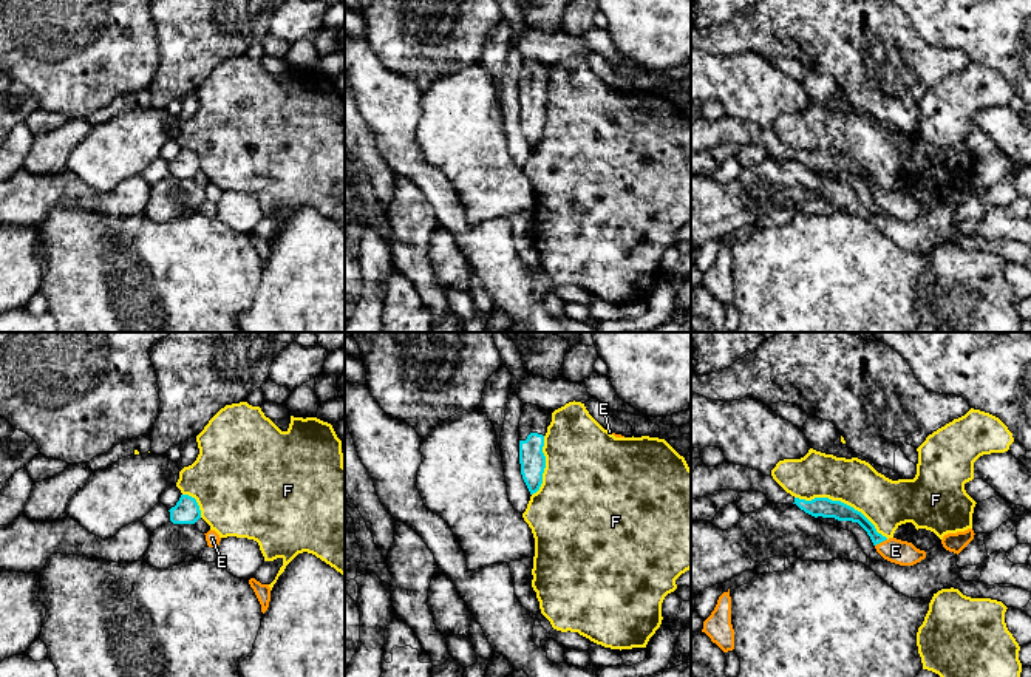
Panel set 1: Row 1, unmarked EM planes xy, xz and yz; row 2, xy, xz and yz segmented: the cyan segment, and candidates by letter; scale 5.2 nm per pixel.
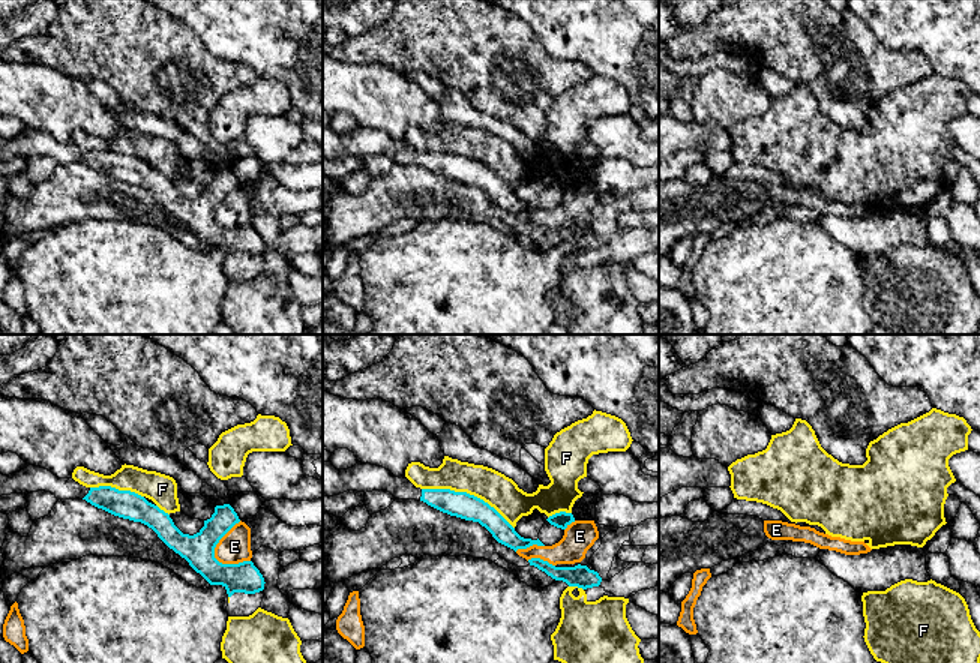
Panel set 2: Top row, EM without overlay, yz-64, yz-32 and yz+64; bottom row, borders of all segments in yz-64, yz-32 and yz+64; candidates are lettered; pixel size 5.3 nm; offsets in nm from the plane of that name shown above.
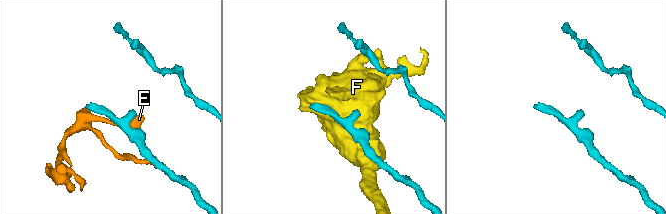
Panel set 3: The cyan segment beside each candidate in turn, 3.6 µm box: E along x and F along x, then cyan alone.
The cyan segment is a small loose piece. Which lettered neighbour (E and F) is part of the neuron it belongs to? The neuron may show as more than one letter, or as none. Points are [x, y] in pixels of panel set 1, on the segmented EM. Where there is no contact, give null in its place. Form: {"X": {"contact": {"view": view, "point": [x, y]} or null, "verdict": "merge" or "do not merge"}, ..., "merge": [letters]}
{"E": {"contact": {"view": "yz", "point": [880, 541]}, "verdict": "do not merge"}, "F": {"contact": {"view": "yz", "point": [843, 503]}, "verdict": "do not merge"}, "merge": []}

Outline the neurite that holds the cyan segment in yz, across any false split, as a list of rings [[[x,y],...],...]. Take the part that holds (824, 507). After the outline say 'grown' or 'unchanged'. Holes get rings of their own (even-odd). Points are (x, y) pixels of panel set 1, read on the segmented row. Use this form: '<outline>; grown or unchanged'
[[[691,459],[691,499],[703,498],[719,490],[734,490],[737,493],[760,492],[771,504],[796,504],[815,518],[858,522],[867,532],[873,546],[887,539],[876,532],[875,526],[861,512],[841,501],[829,498],[799,499],[787,493],[773,476],[765,476],[757,470],[726,461],[717,467],[706,467],[702,459]]]; grown

